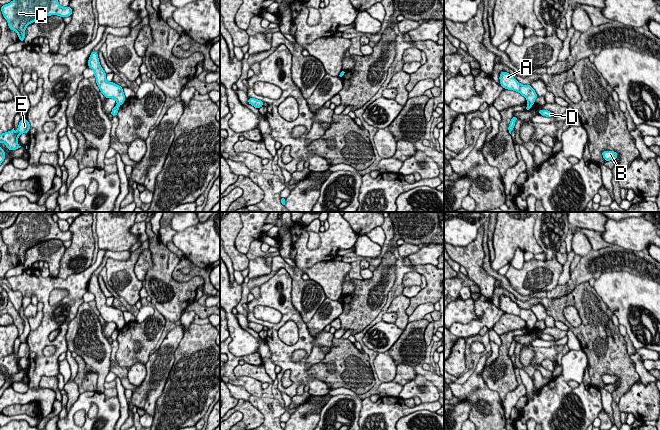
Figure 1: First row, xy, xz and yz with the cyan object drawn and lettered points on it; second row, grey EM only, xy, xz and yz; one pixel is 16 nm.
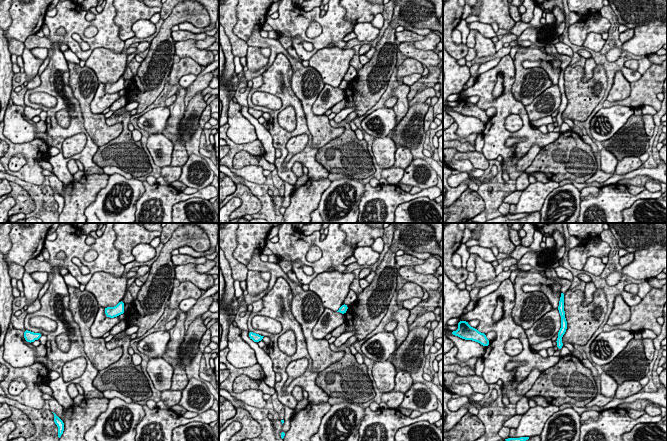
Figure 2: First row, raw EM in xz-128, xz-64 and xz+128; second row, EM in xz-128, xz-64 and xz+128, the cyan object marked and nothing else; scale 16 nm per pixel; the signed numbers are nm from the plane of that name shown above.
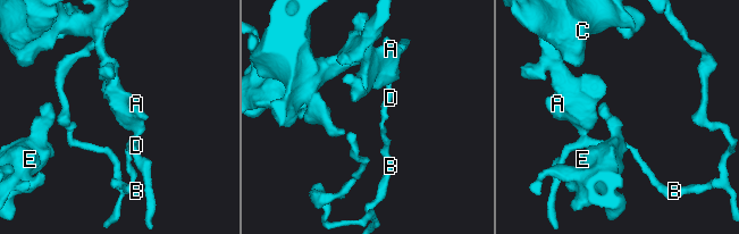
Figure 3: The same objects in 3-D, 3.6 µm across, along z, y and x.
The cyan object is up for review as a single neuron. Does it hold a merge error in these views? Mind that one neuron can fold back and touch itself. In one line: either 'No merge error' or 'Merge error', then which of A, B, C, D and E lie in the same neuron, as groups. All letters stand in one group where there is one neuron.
Merge error. Groups: A C E / B D

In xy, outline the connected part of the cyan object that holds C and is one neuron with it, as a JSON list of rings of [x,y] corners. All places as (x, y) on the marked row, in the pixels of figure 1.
[[[13,0],[2,5],[3,17],[8,22],[8,27],[19,36],[19,41],[24,42],[26,27],[36,20],[57,15],[62,18],[72,14],[72,8],[62,7],[58,0]]]

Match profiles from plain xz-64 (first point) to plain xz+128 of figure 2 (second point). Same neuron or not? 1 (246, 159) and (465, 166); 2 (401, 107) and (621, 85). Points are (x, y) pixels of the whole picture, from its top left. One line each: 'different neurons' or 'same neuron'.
1: different neurons
2: same neuron

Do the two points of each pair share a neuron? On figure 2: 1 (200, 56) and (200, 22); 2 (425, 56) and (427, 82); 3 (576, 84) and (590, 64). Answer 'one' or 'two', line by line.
1: two
2: one
3: two

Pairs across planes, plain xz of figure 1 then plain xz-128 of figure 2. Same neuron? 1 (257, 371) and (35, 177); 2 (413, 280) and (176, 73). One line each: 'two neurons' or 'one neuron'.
1: two neurons
2: one neuron

